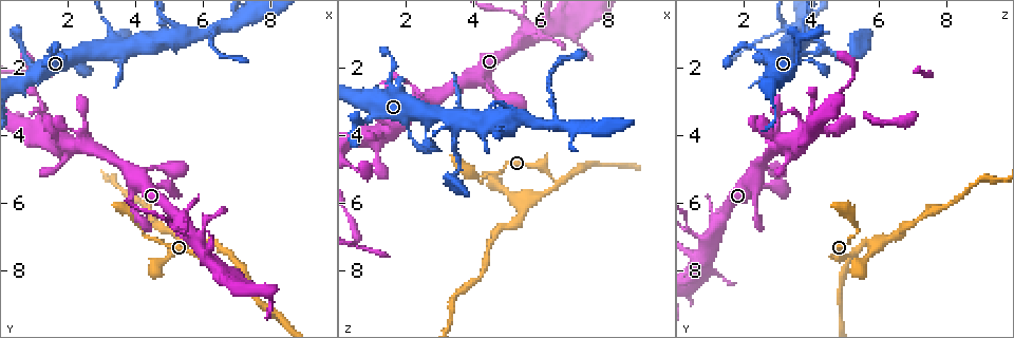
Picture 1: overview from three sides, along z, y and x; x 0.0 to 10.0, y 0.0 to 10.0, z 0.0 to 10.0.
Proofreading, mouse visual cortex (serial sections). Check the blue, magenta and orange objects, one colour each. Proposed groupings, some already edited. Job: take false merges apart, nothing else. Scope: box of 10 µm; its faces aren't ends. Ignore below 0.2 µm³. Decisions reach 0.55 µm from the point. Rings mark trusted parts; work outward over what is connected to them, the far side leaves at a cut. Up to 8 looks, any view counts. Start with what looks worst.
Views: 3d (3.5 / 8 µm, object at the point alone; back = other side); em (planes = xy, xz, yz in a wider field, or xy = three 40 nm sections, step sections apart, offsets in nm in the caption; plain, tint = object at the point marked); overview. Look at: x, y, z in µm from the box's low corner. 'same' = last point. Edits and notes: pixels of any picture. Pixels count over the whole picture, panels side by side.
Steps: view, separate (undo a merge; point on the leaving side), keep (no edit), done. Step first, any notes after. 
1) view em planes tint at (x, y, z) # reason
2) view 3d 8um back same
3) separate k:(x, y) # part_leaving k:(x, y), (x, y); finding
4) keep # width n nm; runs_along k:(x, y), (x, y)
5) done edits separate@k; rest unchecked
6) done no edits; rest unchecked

view 3d 3.5um at (6.50, 7.45, 5.35) # sudden change in width

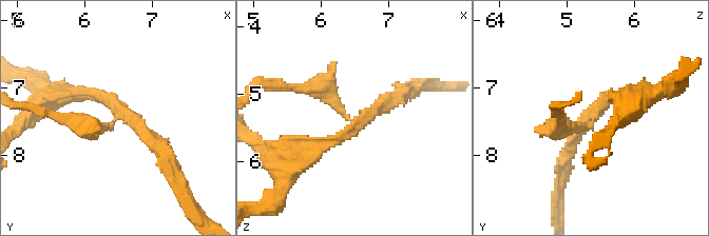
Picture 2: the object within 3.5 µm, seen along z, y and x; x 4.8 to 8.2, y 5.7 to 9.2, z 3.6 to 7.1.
view em xy step 3 tint at (6.50, 7.40, 5.40) # now the EM

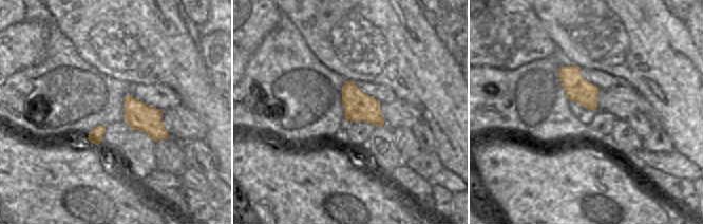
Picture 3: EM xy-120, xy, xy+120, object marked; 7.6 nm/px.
keep # runs_along 2:(303, 87), (355, 122), (306, 160); all the same cell

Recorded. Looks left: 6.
view 3d 3.5um at (5.80, 7.10, 1.05) # sharp bend

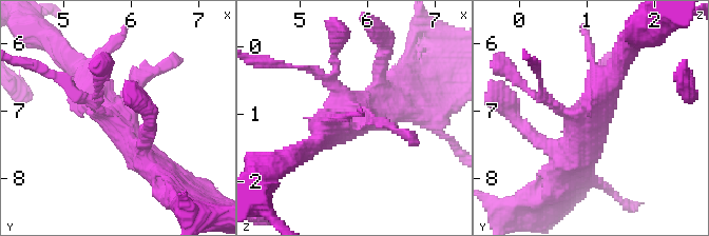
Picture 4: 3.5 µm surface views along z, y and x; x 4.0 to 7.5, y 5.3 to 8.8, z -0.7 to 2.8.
view em xy step 3 tint at (5.75, 7.15, 1.05) # need the tissue

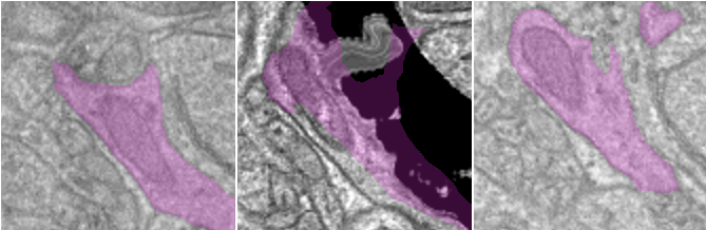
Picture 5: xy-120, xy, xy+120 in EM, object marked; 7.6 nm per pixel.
keep # runs_along 4:(78, 67), (136, 152), (158, 171); all the same cell

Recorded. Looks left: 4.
view 3d 3.5um at (5.05, 1.15, 3.50) # four arms meet

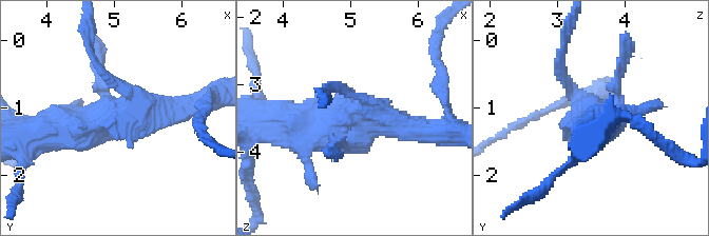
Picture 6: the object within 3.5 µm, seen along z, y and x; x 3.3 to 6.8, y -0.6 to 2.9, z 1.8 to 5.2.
view em xy step 1 tint at (5.05, 1.10, 3.50) # arms 4; arm_widths 150, 150, 400, 500 nm; now the EM

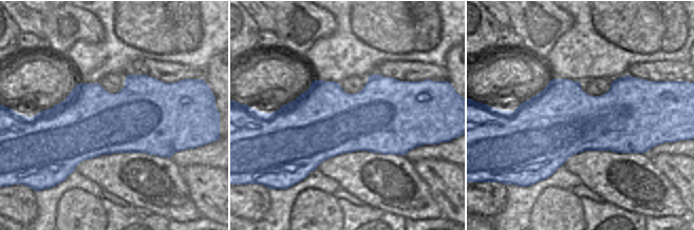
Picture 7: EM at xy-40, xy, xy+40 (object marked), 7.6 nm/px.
view em xy step 3 tint same # another direction

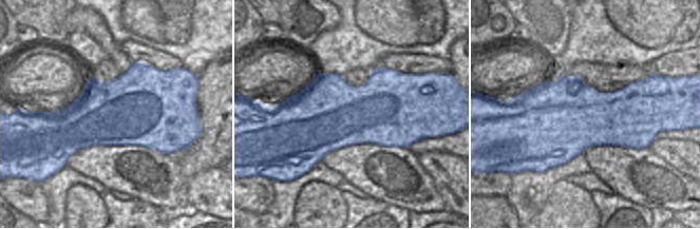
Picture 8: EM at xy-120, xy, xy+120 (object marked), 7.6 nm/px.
keep # runs_along 6:(38, 136), (167, 106); all the same cell

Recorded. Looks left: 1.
done no edits; rest unchecked

